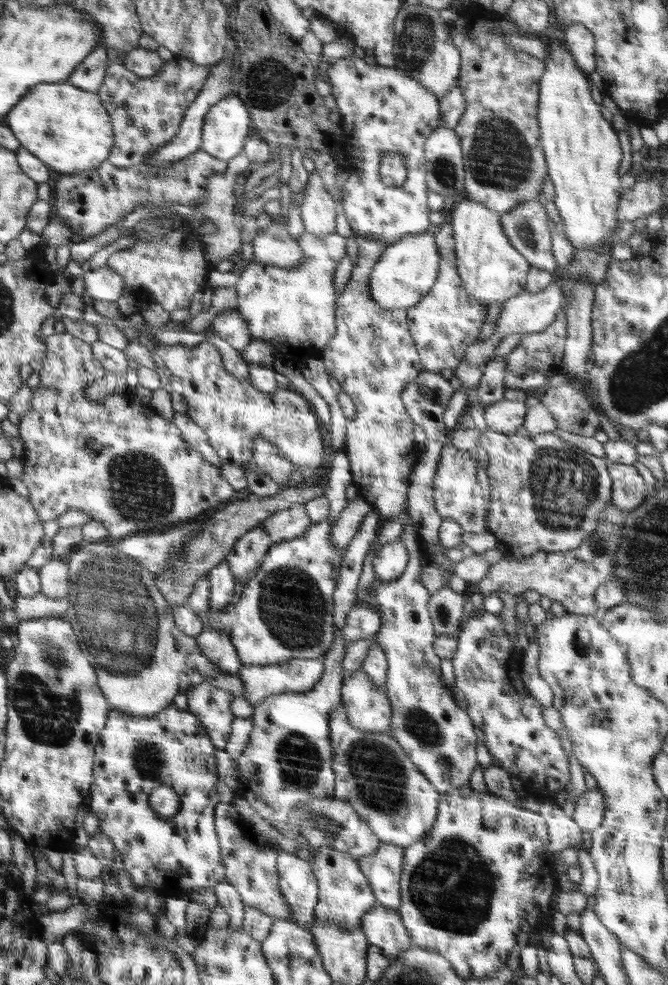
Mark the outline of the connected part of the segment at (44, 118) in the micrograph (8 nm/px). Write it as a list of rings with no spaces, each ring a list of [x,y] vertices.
[[[66,81],[41,84],[30,90],[26,98],[21,99],[22,102],[18,101],[18,106],[14,106],[14,114],[6,115],[7,127],[11,129],[22,148],[29,150],[36,158],[40,158],[58,175],[72,175],[84,170],[92,170],[107,160],[114,135],[108,111],[102,106],[98,94],[80,90]]]

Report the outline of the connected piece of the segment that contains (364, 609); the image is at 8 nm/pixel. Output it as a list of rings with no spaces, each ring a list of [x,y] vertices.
[[[355,604],[347,617],[341,631],[345,638],[345,643],[374,637],[379,631],[381,618],[376,609],[370,608],[366,604]]]

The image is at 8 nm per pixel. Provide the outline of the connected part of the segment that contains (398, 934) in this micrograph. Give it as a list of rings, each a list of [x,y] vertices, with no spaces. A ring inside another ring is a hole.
[[[377,904],[363,917],[361,928],[369,944],[379,946],[391,960],[413,946],[399,912],[393,909]]]

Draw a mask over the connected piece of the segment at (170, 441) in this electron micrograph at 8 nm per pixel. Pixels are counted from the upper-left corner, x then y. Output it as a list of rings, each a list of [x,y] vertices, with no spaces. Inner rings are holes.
[[[66,332],[50,336],[46,343],[49,354],[39,372],[39,385],[33,392],[30,410],[21,415],[18,424],[26,444],[21,480],[42,524],[68,510],[83,510],[108,529],[108,536],[126,538],[162,532],[202,512],[215,513],[222,500],[234,496],[234,489],[220,473],[222,467],[204,460],[182,439],[174,422],[162,418],[154,407],[140,404],[130,393],[114,393],[100,402],[91,402],[85,396],[85,386],[106,374],[102,364],[94,359],[92,344]]]

